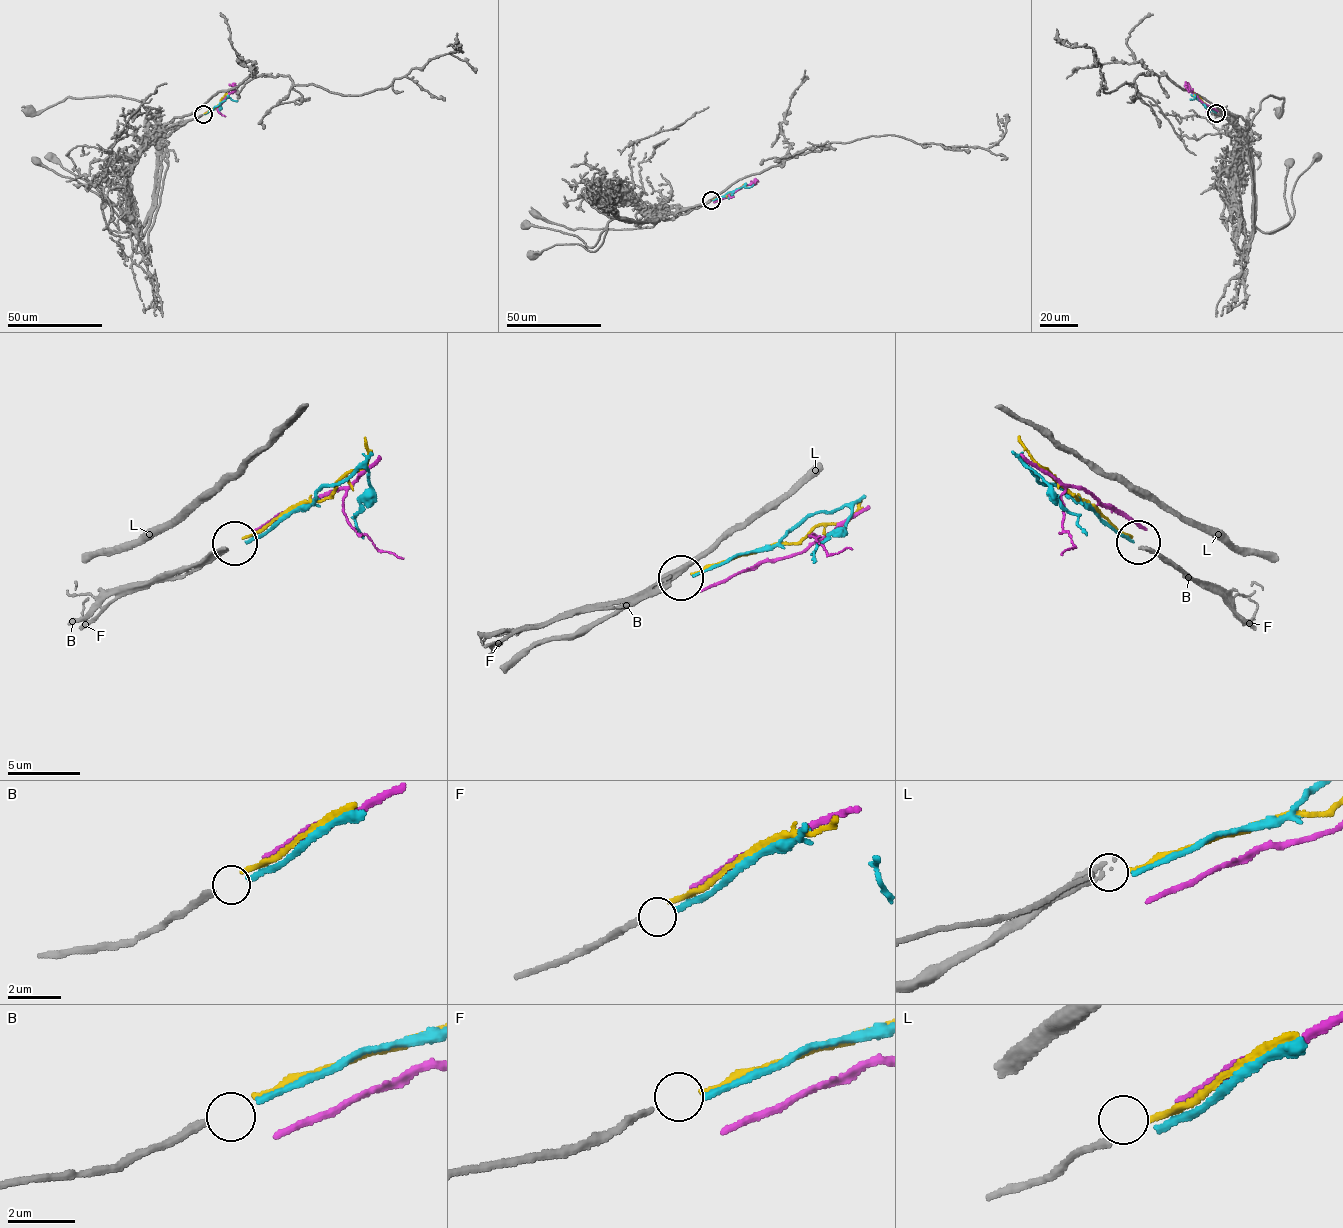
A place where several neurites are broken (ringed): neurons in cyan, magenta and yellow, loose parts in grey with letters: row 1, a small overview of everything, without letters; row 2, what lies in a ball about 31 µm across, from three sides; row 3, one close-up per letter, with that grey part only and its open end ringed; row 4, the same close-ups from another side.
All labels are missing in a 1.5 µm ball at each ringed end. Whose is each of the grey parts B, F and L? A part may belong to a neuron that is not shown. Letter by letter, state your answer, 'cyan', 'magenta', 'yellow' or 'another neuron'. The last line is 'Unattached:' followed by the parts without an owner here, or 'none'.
B: another neuron
F: cyan
L: yellow
Unattached: B

